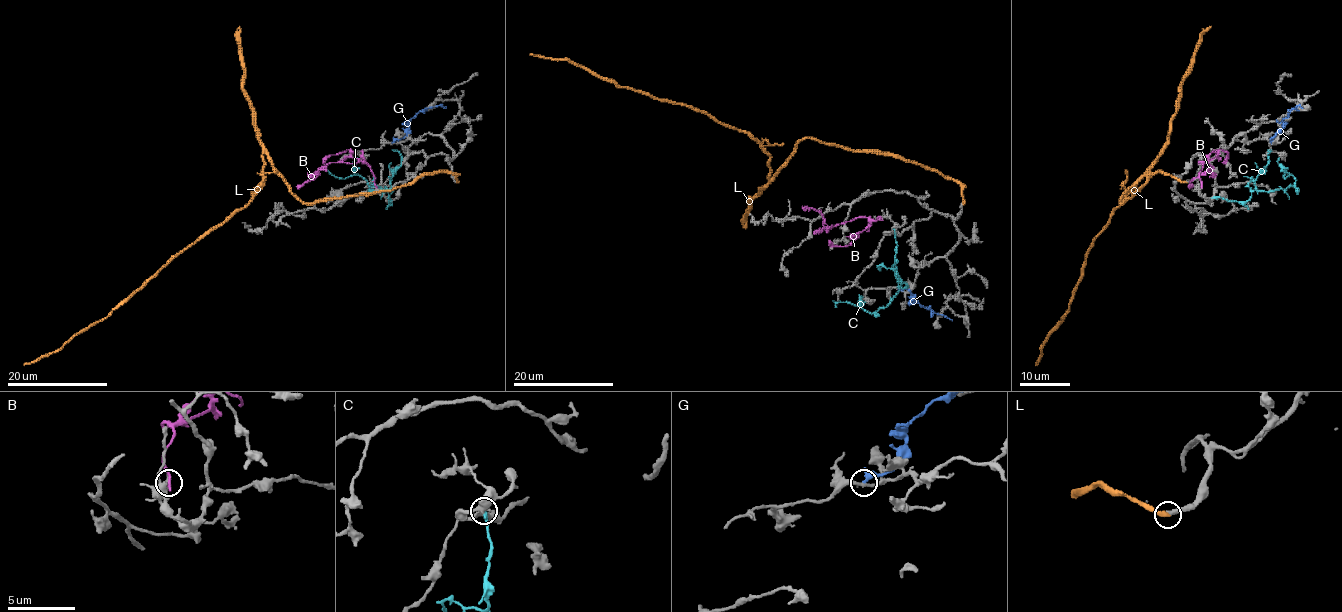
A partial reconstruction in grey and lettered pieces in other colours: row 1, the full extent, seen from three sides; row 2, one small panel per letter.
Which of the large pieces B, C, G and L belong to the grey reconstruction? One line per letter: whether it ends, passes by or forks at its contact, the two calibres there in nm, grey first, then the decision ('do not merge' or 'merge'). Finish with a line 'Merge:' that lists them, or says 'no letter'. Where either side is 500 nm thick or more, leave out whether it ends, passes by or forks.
B: it ends there; 380 nm thick on the grey side, 220 nm on the other; do not merge
C: it ends there; 420 nm thick on the grey side, 280 nm on the other; do not merge
G: it passes by; 240 nm thick on the grey side, 220 nm on the other; do not merge
L: it ends there; 320 nm thick on the grey side, 360 nm on the other; merge
Merge: L

